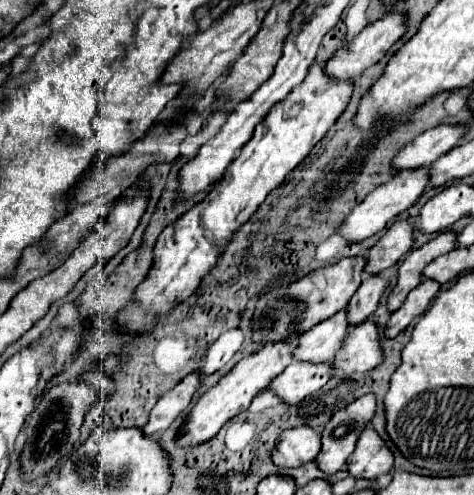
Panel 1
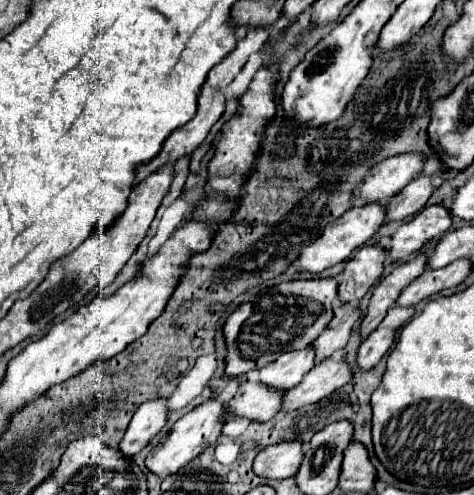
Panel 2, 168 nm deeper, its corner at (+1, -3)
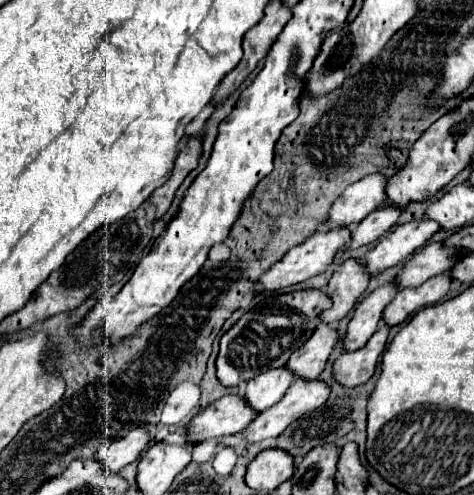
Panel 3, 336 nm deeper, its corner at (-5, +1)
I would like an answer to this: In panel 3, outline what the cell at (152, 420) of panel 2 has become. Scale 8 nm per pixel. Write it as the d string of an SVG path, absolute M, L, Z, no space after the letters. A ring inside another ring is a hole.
M146 425L134 427L126 437L112 441L108 447L102 447L96 457L104 463L108 473L116 473L134 459L142 455L142 451L148 447L152 439L152 433L146 429Z

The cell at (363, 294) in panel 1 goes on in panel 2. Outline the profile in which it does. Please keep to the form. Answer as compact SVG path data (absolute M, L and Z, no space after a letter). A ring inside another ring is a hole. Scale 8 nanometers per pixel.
M340 305L334 309L334 317L330 319L330 325L326 325L326 329L314 341L316 363L324 361L326 357L330 357L336 351L346 347L348 337L352 333L352 325L358 319L360 319L360 311L352 309L350 305Z

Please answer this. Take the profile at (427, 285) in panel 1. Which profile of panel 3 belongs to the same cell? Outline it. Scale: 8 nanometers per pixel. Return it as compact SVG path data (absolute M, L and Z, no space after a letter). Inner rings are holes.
M384 323L382 327L378 327L378 331L368 339L368 343L362 349L340 355L334 363L334 379L346 387L356 387L366 383L374 375L376 363L386 349L388 333L390 325Z

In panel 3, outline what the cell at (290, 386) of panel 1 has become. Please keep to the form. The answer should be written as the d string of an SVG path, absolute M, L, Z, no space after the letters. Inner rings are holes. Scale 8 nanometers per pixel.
M224 395L200 411L188 425L188 431L196 443L212 437L234 435L244 431L258 415L256 409L244 401L242 395Z

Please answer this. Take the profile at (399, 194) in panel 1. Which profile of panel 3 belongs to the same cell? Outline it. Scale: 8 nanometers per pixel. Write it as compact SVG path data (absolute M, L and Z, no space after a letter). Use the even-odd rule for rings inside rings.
M340 227L340 229L330 229L326 233L314 233L308 241L304 241L302 245L298 247L292 247L276 265L272 265L272 269L268 269L268 273L264 273L264 277L260 279L262 283L262 289L264 291L276 291L280 287L288 287L288 285L294 285L294 283L302 283L314 275L320 275L328 269L328 265L332 265L336 253L340 253L348 241L350 241L352 233L348 227Z

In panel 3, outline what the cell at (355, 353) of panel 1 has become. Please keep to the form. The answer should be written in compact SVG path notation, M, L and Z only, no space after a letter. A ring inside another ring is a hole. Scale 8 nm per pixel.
M298 377L290 385L288 393L276 405L260 413L250 423L250 427L246 429L246 439L250 443L256 443L280 435L292 421L324 405L328 395L330 395L330 385L326 381Z

